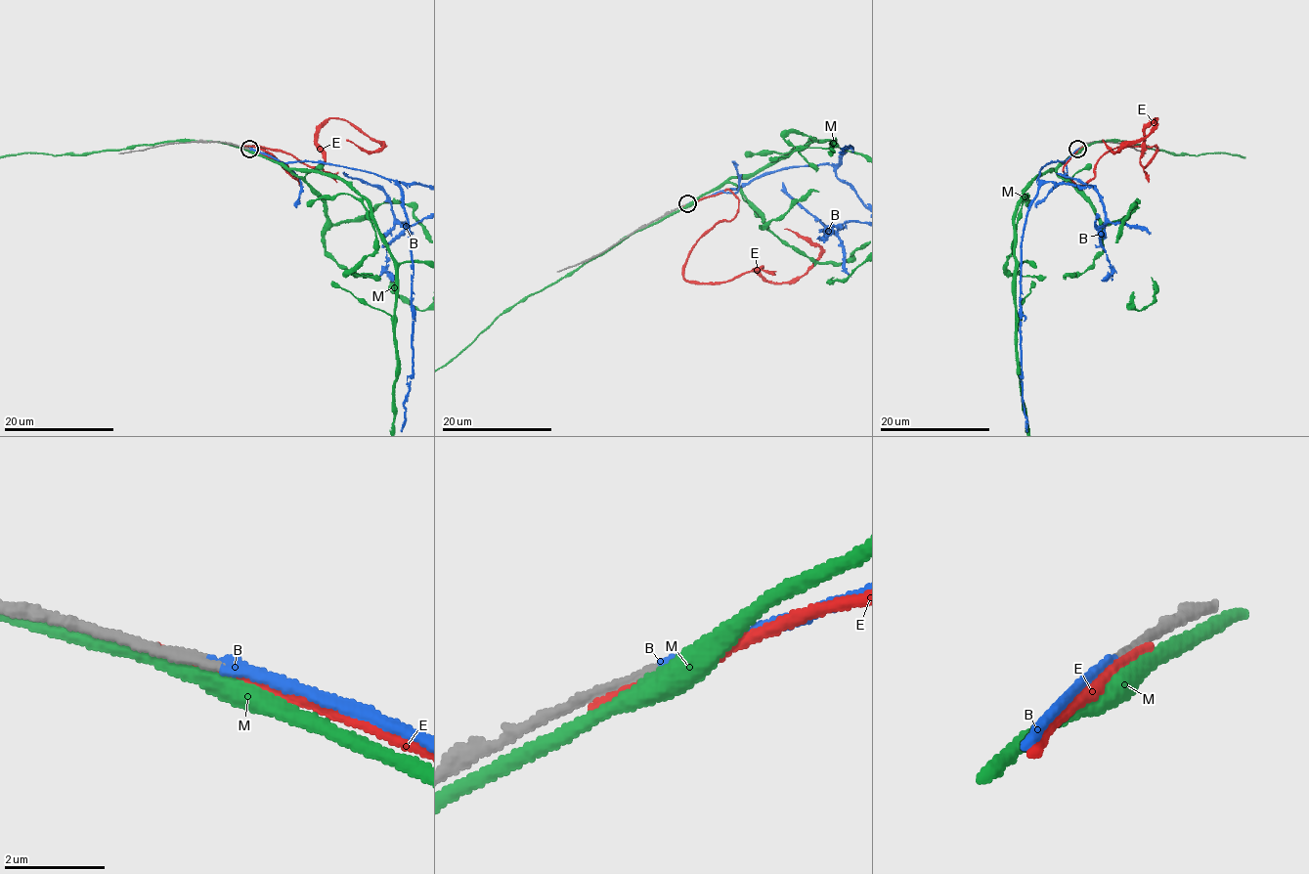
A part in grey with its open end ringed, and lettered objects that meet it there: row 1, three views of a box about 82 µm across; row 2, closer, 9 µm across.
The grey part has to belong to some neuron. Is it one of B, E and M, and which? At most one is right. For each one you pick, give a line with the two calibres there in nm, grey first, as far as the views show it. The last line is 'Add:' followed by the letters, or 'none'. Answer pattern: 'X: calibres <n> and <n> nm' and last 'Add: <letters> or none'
B: calibres 220 and 200 nm
Add: B

